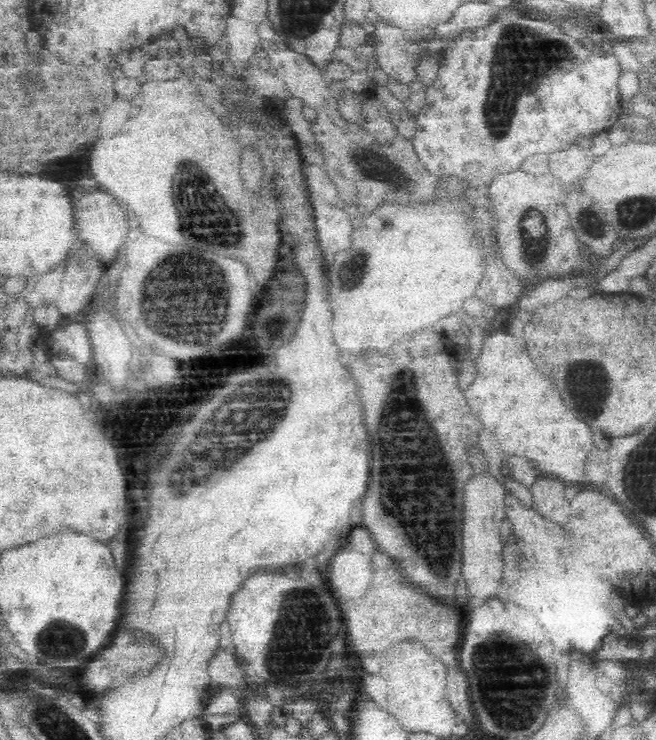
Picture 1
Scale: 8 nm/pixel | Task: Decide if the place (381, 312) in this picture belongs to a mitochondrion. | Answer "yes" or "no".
no

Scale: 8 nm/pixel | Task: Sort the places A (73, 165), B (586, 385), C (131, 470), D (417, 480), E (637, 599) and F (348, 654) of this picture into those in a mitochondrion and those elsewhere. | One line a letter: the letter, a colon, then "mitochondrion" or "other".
A: other
B: mitochondrion
C: other
D: mitochondrion
E: other
F: other

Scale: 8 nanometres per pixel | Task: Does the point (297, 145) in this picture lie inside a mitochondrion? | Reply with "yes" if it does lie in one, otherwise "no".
no

